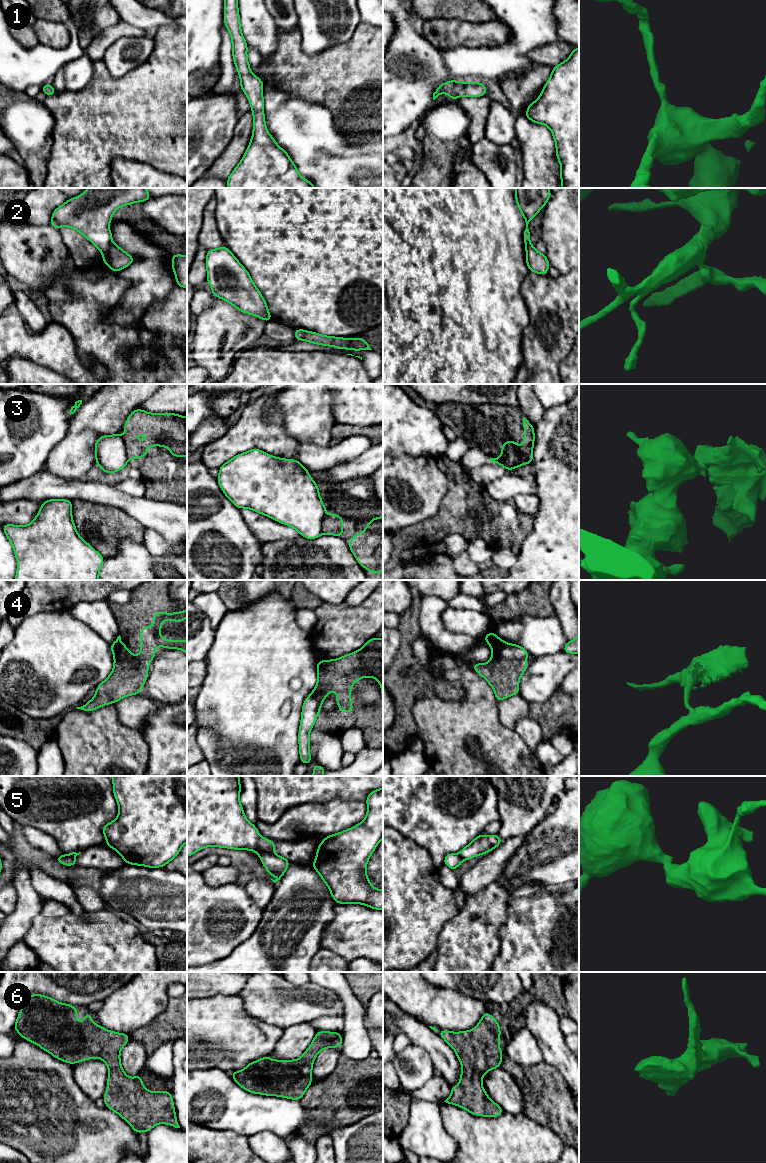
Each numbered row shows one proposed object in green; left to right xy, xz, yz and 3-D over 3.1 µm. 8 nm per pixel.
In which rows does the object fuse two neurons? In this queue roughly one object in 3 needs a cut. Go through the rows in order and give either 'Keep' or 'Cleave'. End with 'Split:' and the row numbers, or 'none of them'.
1: Keep
2: Cleave
3: Cleave
4: Cleave
5: Cleave
6: Keep
Split: 2, 3, 4, 5

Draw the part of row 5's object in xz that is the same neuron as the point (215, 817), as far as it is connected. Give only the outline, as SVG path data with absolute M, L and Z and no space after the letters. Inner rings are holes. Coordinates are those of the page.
M187 776L187 857L207 846L251 850L257 854L270 853L275 849L275 842L262 838L244 814L239 796L241 784L239 776Z

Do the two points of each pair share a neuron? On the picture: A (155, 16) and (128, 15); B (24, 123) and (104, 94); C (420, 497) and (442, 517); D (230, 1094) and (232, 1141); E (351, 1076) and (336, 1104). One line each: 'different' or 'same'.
A: same
B: different
C: different
D: different
E: same

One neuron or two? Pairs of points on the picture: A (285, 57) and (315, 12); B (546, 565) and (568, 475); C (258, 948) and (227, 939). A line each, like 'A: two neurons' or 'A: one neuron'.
A: two neurons
B: one neuron
C: two neurons

